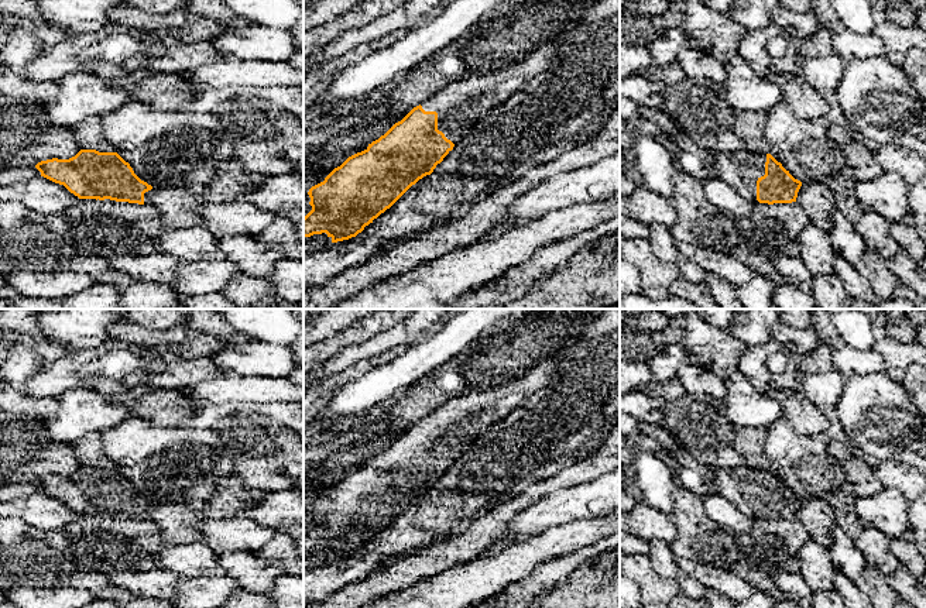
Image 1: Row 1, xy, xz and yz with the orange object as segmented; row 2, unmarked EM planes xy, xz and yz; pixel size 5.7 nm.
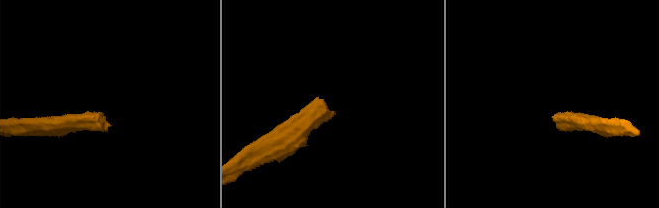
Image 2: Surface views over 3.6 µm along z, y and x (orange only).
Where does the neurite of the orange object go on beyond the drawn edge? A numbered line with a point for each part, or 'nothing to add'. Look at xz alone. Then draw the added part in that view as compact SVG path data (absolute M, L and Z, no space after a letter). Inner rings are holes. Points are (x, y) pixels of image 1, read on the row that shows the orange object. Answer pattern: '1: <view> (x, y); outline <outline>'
1: xz (460, 105); outline M596 0L553 41L542 44L521 62L491 69L487 75L452 82L421 106L425 111L438 113L438 130L456 145L488 111L548 69L570 32L577 27L608 20L618 13L620 0Z

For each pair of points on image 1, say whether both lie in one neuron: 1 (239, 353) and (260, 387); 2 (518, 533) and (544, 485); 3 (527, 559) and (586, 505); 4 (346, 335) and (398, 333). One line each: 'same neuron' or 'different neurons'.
1: different neurons
2: different neurons
3: different neurons
4: different neurons

